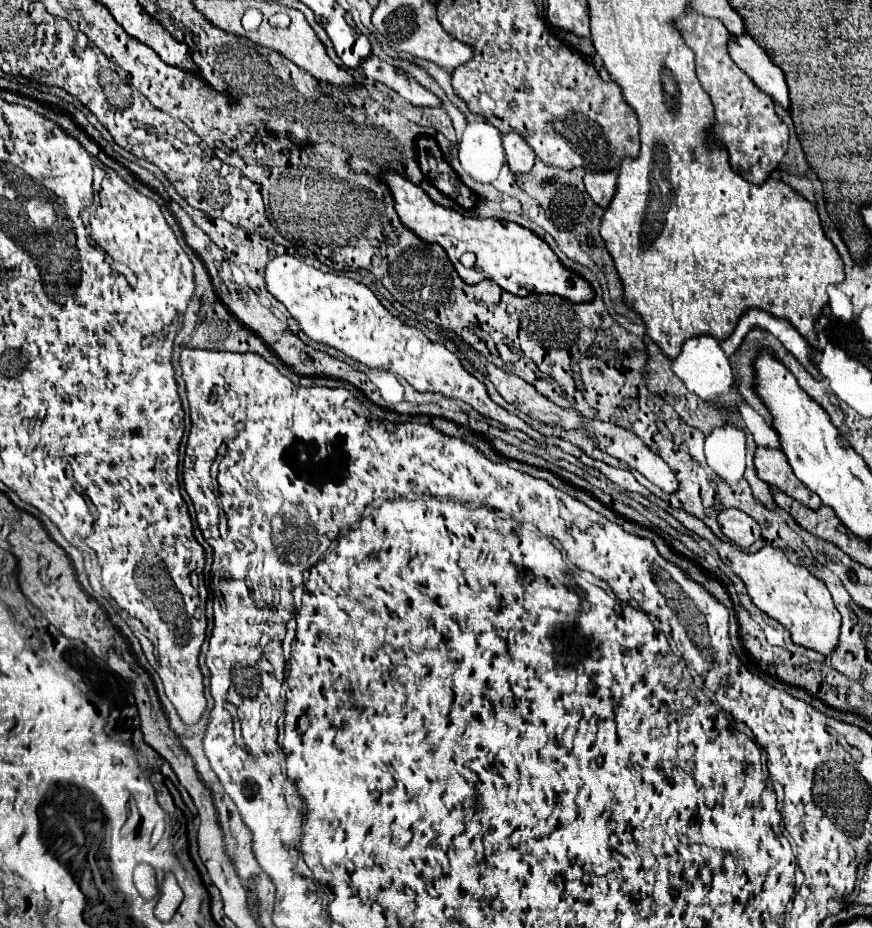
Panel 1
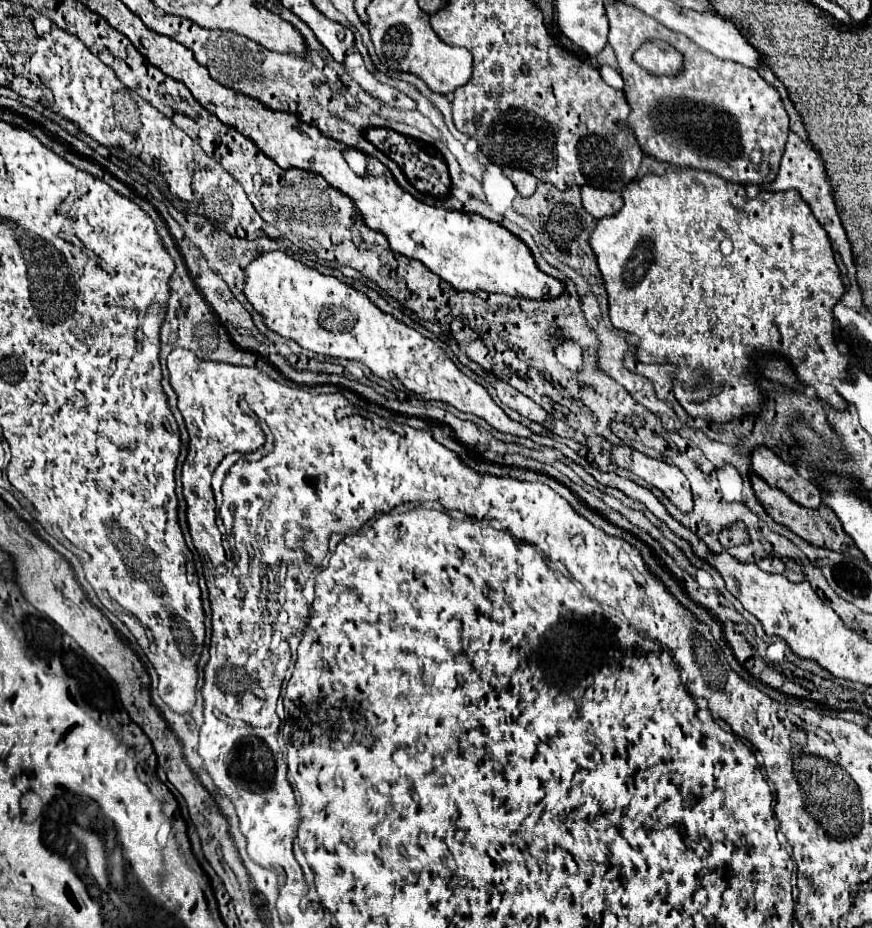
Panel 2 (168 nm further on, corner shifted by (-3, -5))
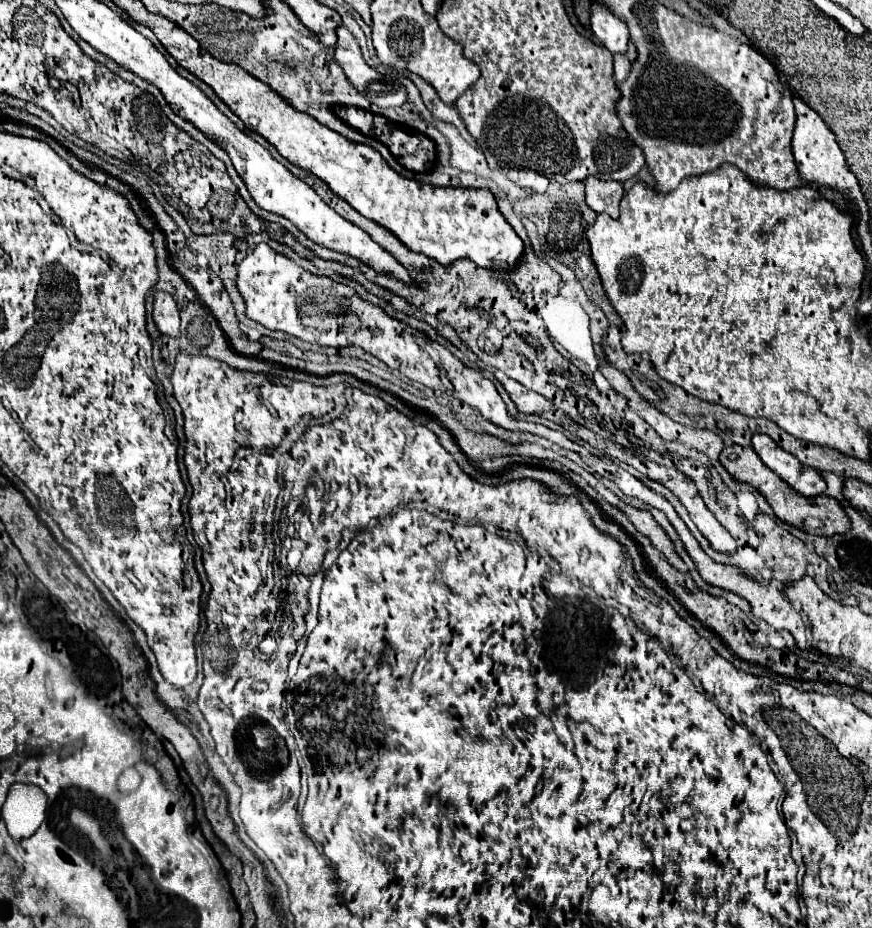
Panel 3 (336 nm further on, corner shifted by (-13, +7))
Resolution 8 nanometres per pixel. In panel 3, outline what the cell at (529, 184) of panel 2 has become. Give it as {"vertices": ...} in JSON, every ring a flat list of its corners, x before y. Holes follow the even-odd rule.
{"vertices":[[507,170,507,178,531,192,545,192,549,180,533,170]]}

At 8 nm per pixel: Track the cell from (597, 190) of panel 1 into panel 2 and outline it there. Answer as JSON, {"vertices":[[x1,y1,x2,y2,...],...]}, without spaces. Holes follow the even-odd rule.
{"vertices":[[593,186,581,188,581,200,583,200,583,208,597,220,611,216,611,214,617,214,619,208,623,206,623,198,619,192,599,190]]}

